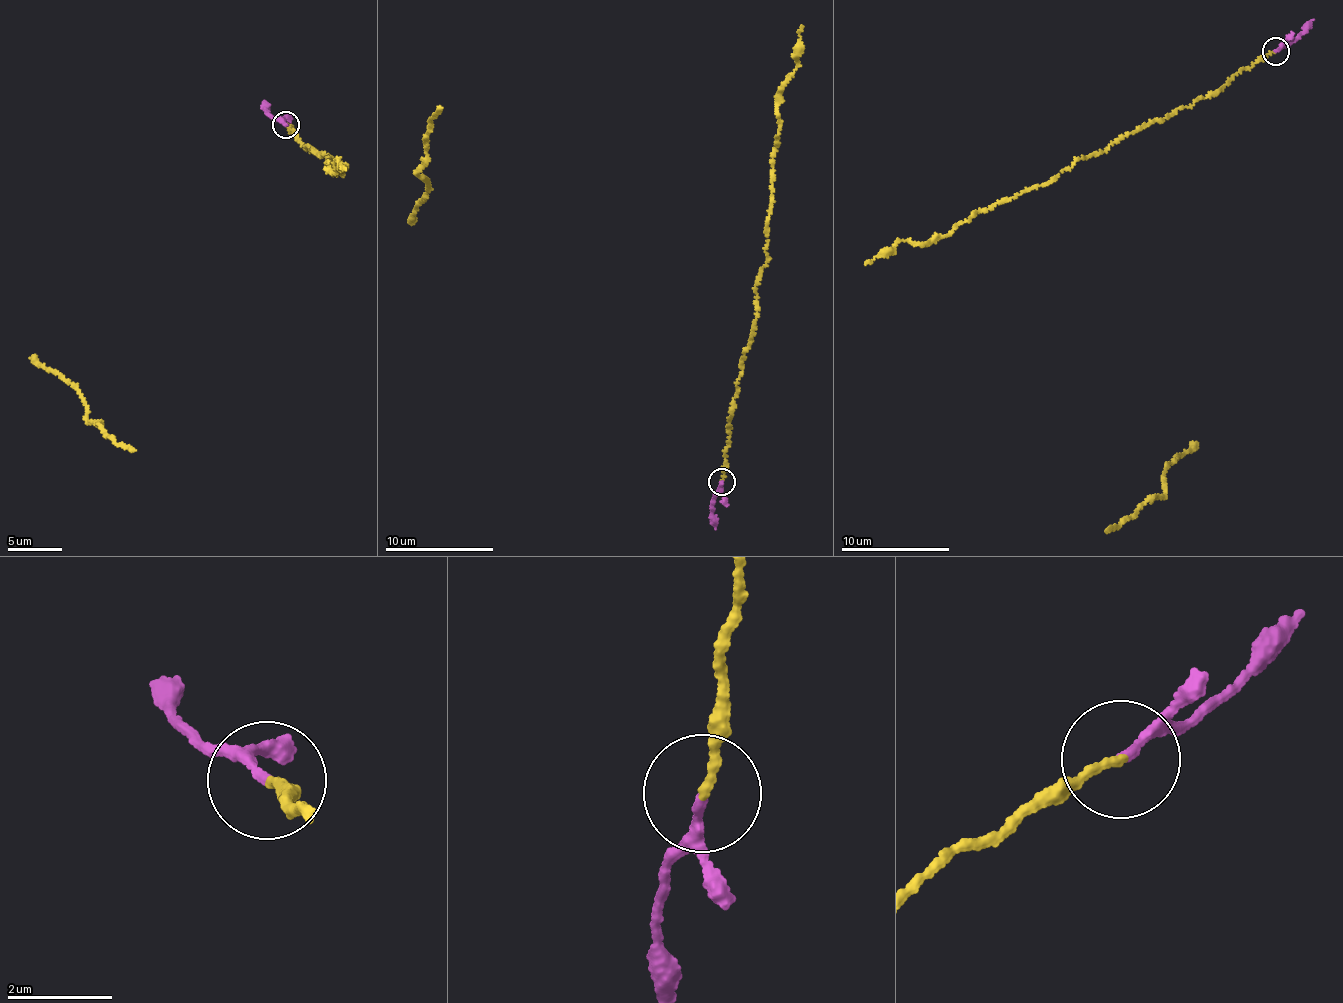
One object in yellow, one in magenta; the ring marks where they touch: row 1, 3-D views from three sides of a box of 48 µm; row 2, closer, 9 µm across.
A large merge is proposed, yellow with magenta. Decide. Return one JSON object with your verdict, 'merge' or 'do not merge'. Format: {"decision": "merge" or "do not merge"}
{"decision": "do not merge"}

